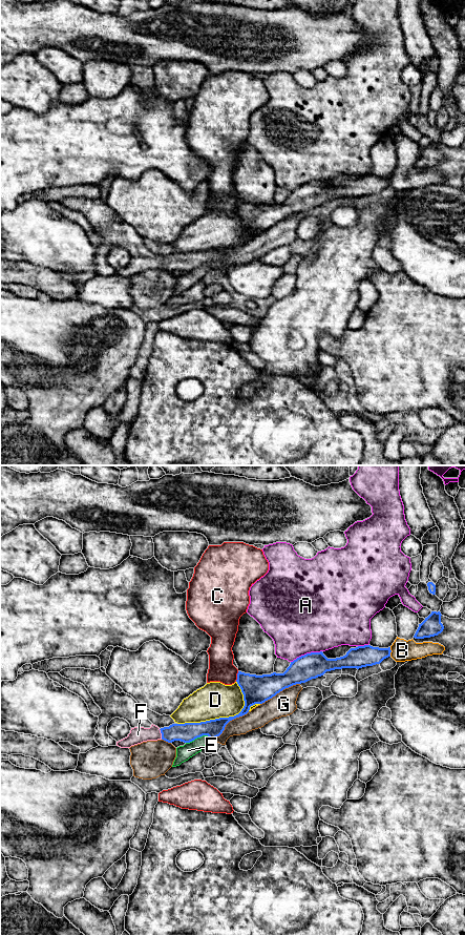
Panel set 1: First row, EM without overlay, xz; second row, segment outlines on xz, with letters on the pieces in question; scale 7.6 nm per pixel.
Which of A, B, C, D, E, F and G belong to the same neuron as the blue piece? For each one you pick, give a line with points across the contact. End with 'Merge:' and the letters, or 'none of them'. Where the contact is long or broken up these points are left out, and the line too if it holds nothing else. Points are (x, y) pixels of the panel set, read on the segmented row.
F: across xz (187, 732), (162, 734), (138, 734)
Merge: F

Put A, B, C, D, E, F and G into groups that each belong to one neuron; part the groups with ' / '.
A / B / C / D / E / F / G

